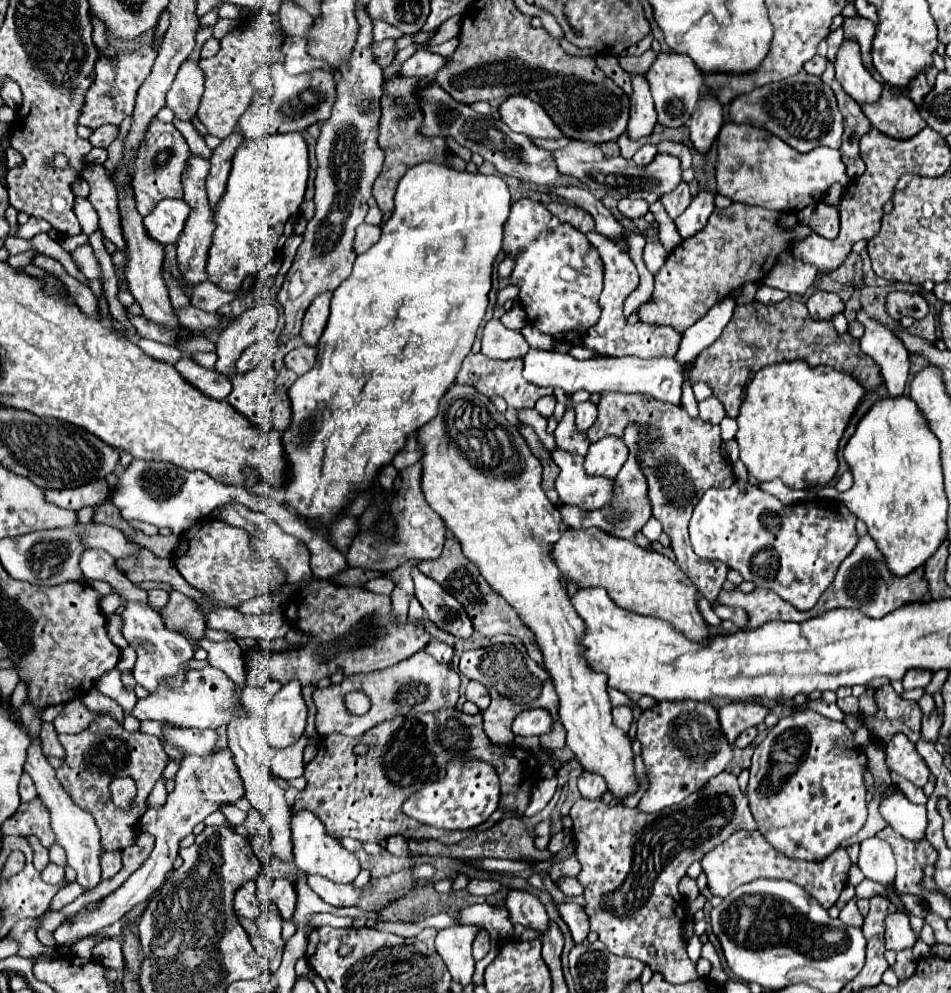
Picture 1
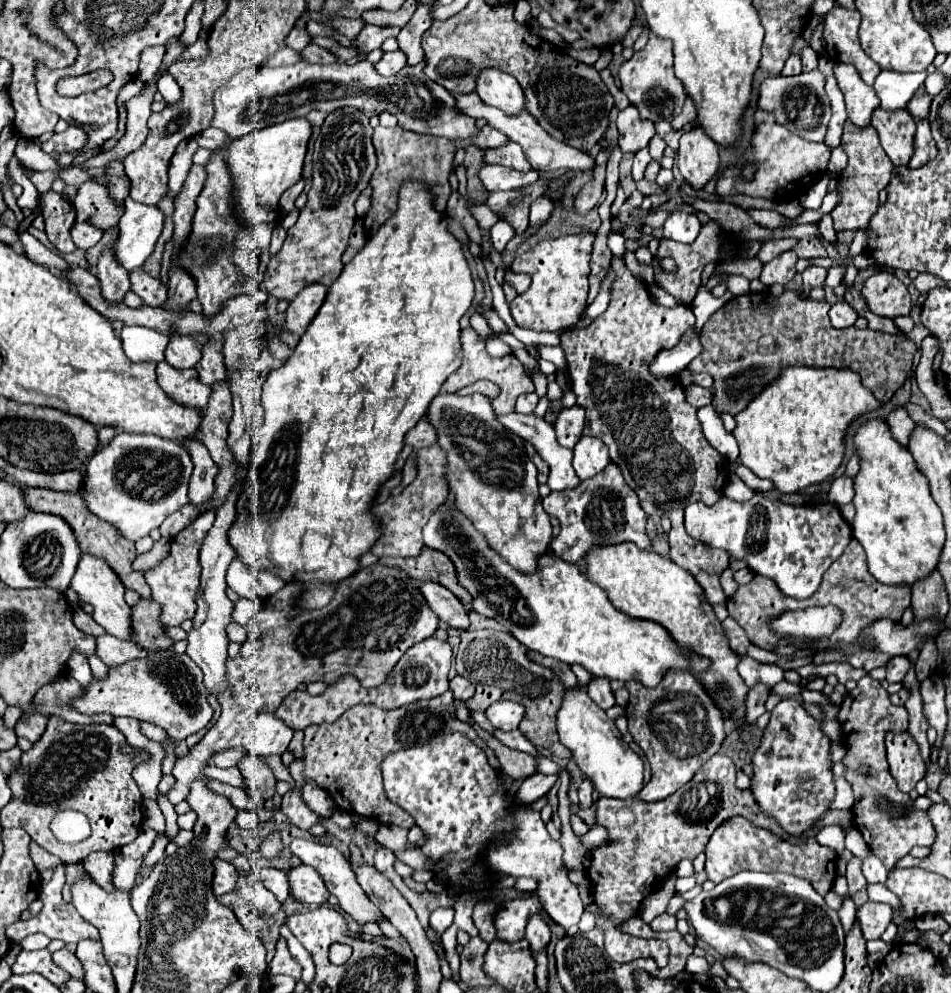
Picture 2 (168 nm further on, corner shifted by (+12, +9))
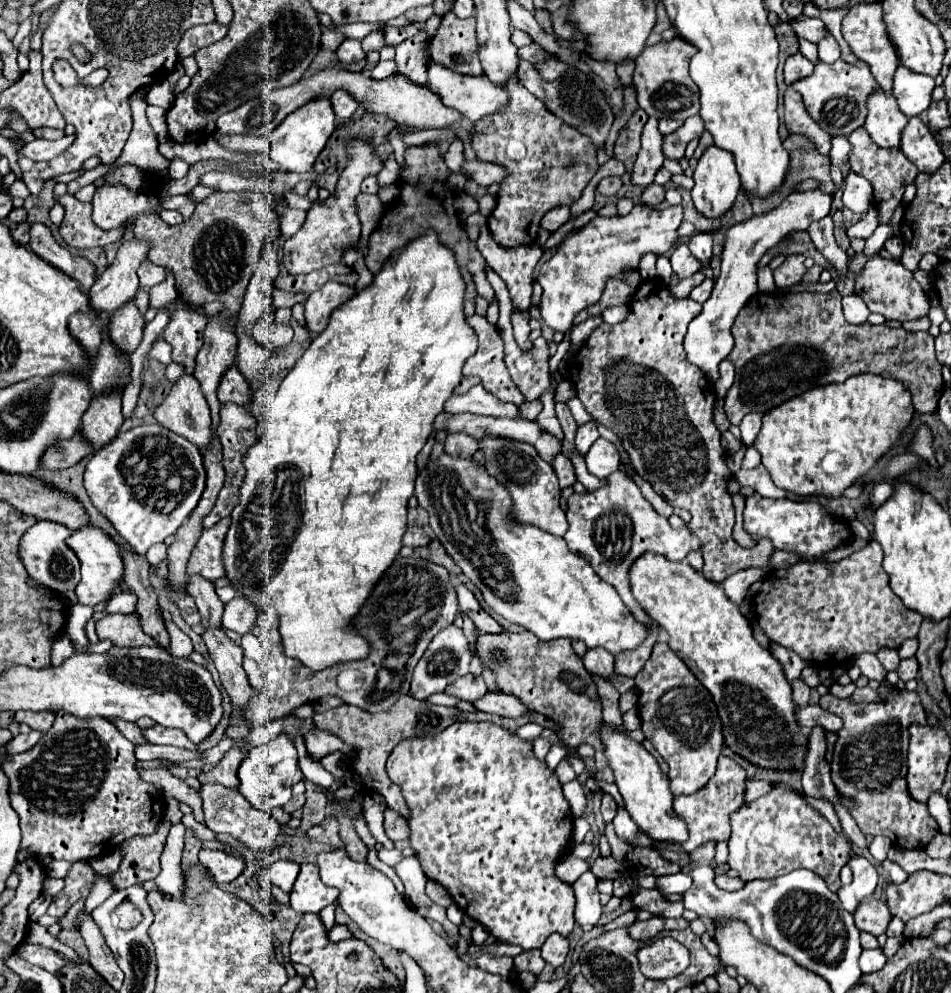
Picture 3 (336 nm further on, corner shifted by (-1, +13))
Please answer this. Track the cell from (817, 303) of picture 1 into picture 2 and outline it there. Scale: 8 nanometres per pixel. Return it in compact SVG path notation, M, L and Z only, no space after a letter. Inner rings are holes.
M808 266L802 276L804 276L804 284L802 284L802 294L808 298L810 292L816 288L816 286L822 286L824 280L826 280L826 274L828 270L826 268L818 268L818 266Z

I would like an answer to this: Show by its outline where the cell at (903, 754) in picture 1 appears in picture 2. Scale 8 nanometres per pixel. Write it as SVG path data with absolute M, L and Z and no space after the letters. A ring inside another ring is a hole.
M886 732L886 754L898 788L902 792L914 790L926 772L926 764L918 754L914 738L908 732Z

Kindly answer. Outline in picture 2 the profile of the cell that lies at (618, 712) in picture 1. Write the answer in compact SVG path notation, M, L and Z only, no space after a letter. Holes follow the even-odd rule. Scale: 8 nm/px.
M594 678L588 684L588 694L602 710L608 710L608 708L612 708L616 704L614 692L610 688L610 680L606 680L606 678Z

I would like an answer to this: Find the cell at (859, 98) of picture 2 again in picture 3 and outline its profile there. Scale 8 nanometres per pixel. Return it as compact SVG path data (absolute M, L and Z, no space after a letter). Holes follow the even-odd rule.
M875 92L871 100L867 100L867 120L865 130L881 148L899 148L901 132L907 126L907 116L895 104L895 96L885 92Z

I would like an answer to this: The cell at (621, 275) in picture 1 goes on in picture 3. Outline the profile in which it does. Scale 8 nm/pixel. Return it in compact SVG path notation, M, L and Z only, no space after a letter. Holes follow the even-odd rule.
M657 280L643 282L633 296L627 320L617 326L599 326L585 342L585 348L579 350L575 356L575 370L571 370L571 380L575 384L577 398L585 404L589 414L623 442L635 474L647 480L671 506L687 508L691 512L691 532L703 540L703 576L713 582L723 582L727 576L745 568L761 568L769 572L769 558L775 552L775 546L767 538L757 538L757 548L743 548L733 540L735 508L727 494L731 470L725 464L727 454L719 442L721 434L713 424L713 404L717 400L715 388L707 378L703 382L703 372L687 362L683 350L687 326L695 316L699 316L699 312L699 302L671 297L667 288L657 284Z

